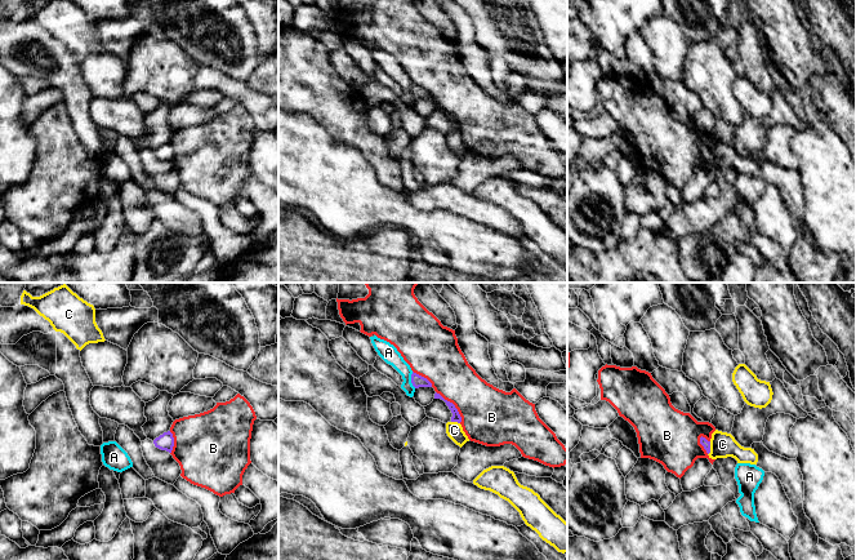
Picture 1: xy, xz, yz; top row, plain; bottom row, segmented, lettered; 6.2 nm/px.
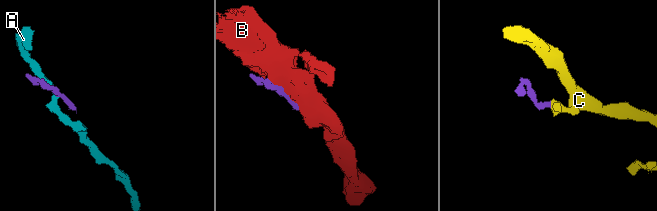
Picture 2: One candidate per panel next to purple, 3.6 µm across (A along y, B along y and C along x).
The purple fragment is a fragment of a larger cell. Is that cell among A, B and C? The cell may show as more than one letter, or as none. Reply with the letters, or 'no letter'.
C

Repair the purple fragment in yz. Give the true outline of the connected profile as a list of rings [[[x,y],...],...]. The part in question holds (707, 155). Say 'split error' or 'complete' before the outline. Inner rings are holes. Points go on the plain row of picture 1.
split error | [[[715,141],[709,152],[701,147],[700,155],[712,170],[732,168],[737,174],[757,175],[758,173],[758,165],[754,160],[741,157],[735,148],[727,143]]]

